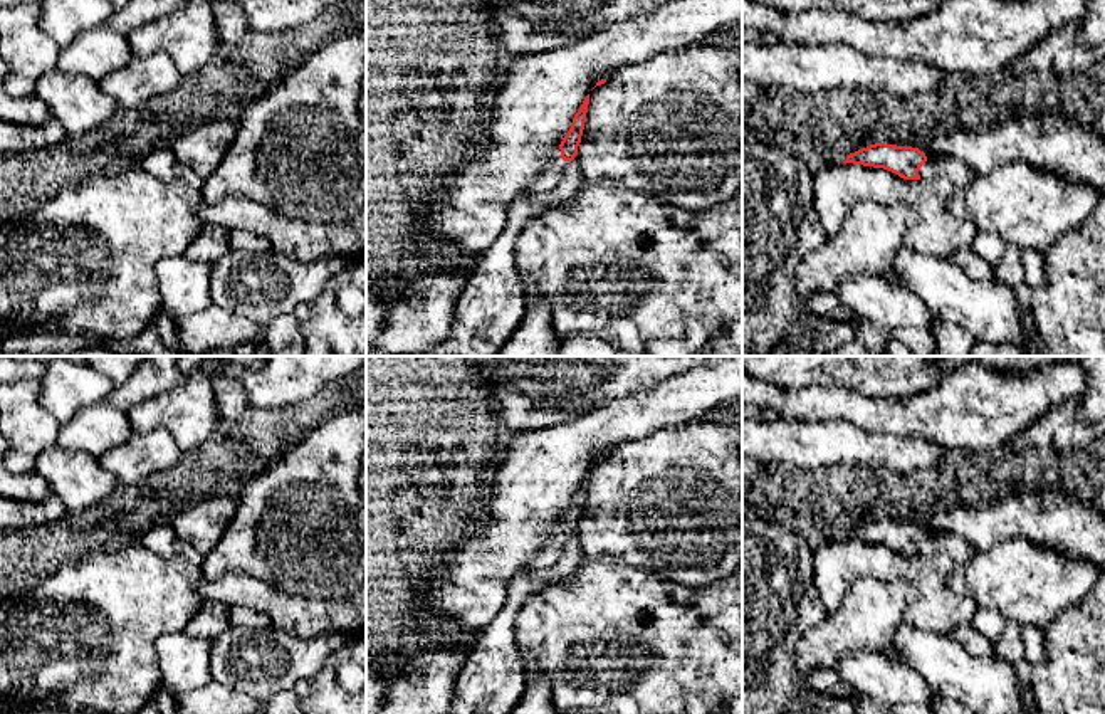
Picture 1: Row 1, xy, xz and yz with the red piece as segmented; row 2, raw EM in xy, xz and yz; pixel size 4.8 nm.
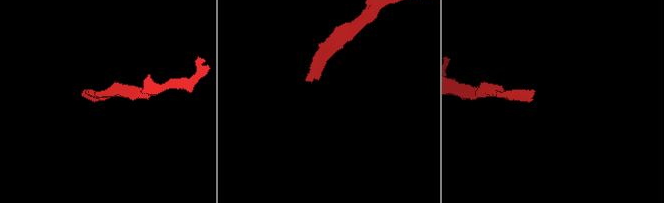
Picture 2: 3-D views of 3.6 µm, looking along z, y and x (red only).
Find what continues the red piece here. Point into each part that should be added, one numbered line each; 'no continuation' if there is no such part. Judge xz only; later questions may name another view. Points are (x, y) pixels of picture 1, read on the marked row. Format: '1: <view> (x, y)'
1: xz (491, 306)

